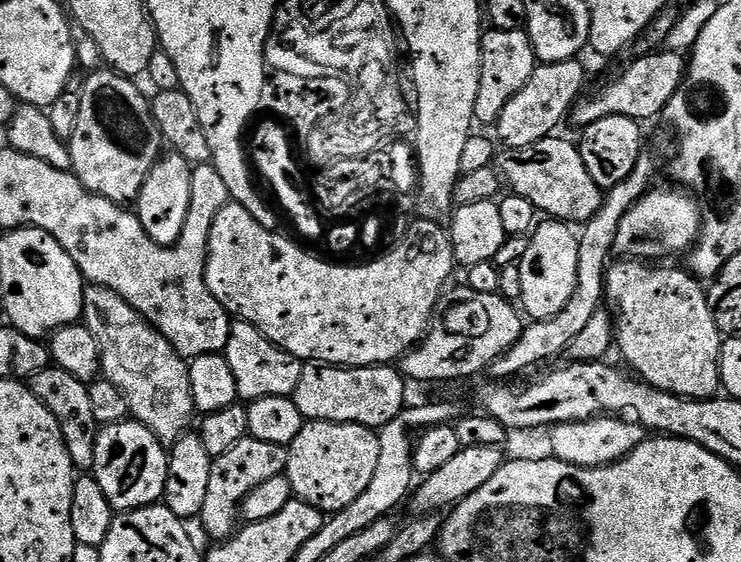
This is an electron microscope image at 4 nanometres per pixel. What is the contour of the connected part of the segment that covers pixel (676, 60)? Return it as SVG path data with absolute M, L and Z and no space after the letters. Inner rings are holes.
M653 50L634 60L636 61L621 76L616 76L609 84L602 85L593 96L585 95L577 100L570 113L571 123L587 126L598 122L598 118L607 116L625 116L641 122L652 120L655 116L657 119L684 80L685 57L671 50Z

